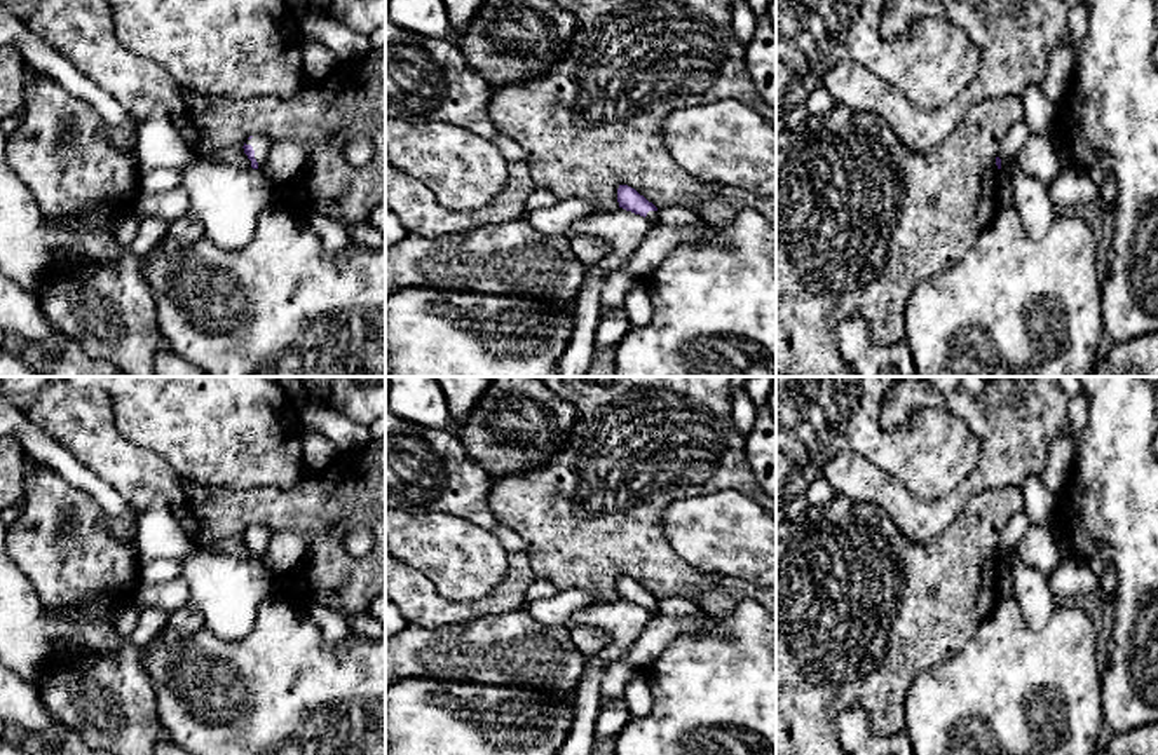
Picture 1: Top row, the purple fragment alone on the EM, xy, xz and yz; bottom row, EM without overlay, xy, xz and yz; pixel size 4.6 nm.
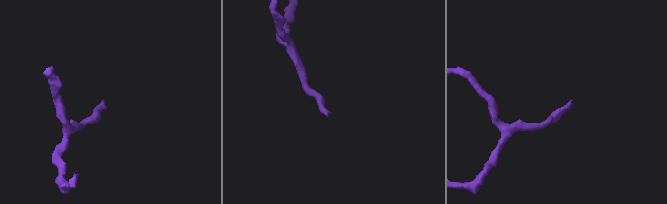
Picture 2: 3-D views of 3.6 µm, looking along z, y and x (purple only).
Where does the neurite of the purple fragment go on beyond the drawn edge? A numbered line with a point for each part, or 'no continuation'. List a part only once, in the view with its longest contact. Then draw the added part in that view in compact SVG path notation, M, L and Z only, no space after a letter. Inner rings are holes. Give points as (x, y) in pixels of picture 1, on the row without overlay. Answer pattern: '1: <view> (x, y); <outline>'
1: xy (262, 537); M256 525L251 530L248 530L246 535L253 537L258 560L263 560L272 539L270 532L265 527Z

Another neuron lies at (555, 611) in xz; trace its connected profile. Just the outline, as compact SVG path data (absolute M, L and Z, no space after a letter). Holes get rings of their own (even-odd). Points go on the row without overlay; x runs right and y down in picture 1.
M562 589L553 596L525 605L527 612L544 626L563 626L576 612L603 603L596 589Z

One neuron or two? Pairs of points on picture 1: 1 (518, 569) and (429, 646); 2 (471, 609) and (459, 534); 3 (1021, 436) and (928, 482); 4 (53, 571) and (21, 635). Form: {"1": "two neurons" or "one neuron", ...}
{"1": "two neurons", "2": "two neurons", "3": "two neurons", "4": "two neurons"}

